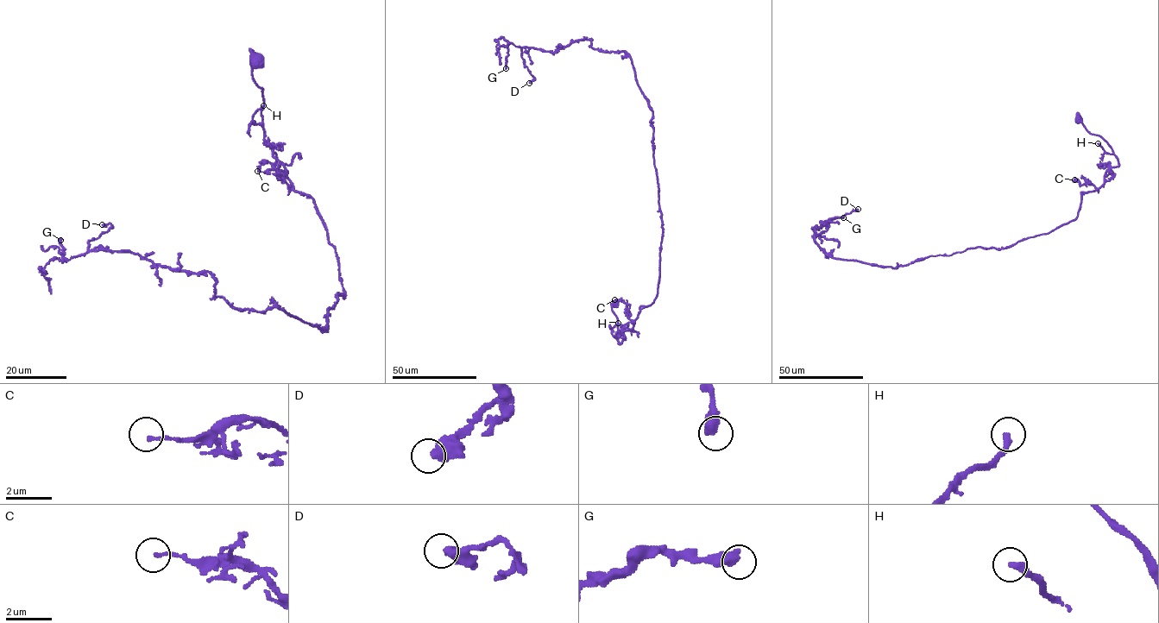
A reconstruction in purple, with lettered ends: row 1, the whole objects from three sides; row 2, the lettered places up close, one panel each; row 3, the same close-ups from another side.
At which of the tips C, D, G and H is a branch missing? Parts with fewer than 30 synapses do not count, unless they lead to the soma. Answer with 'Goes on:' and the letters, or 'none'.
Goes on: none

